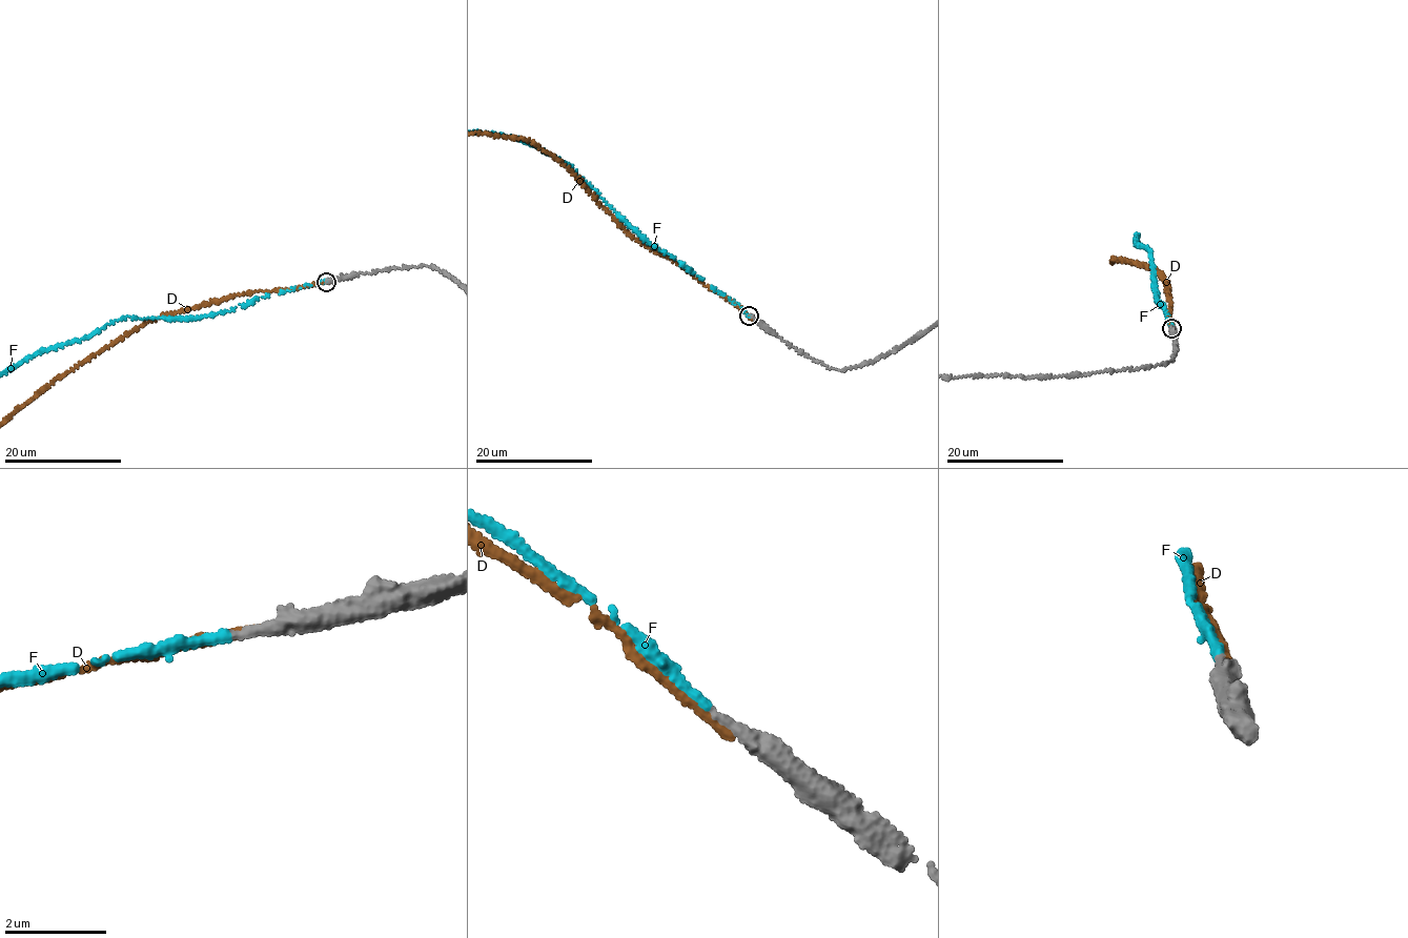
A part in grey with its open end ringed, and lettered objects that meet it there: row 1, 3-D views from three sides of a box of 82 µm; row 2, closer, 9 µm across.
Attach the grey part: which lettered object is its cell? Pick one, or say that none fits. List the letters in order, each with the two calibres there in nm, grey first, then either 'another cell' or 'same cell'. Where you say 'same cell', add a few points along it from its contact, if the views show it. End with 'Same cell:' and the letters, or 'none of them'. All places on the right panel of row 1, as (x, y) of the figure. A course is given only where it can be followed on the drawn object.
D: 320 nm thick on the grey side, 200 nm on the other; another cell
F: 200 nm thick on the grey side, 180 nm on the other; same cell
Same cell: F

